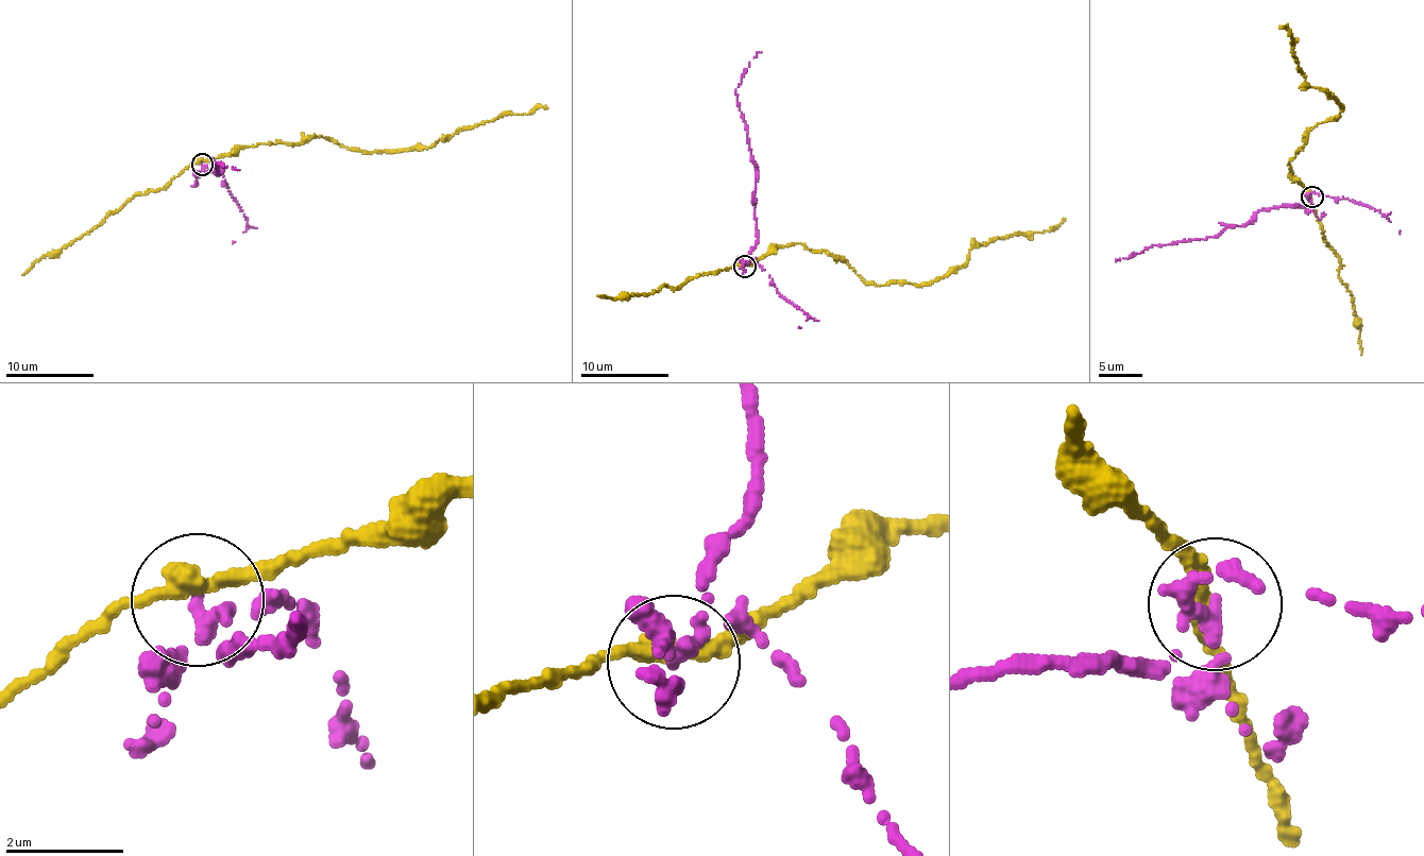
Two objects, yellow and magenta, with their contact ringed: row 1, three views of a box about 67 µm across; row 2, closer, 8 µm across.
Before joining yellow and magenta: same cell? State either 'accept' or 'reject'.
reject

